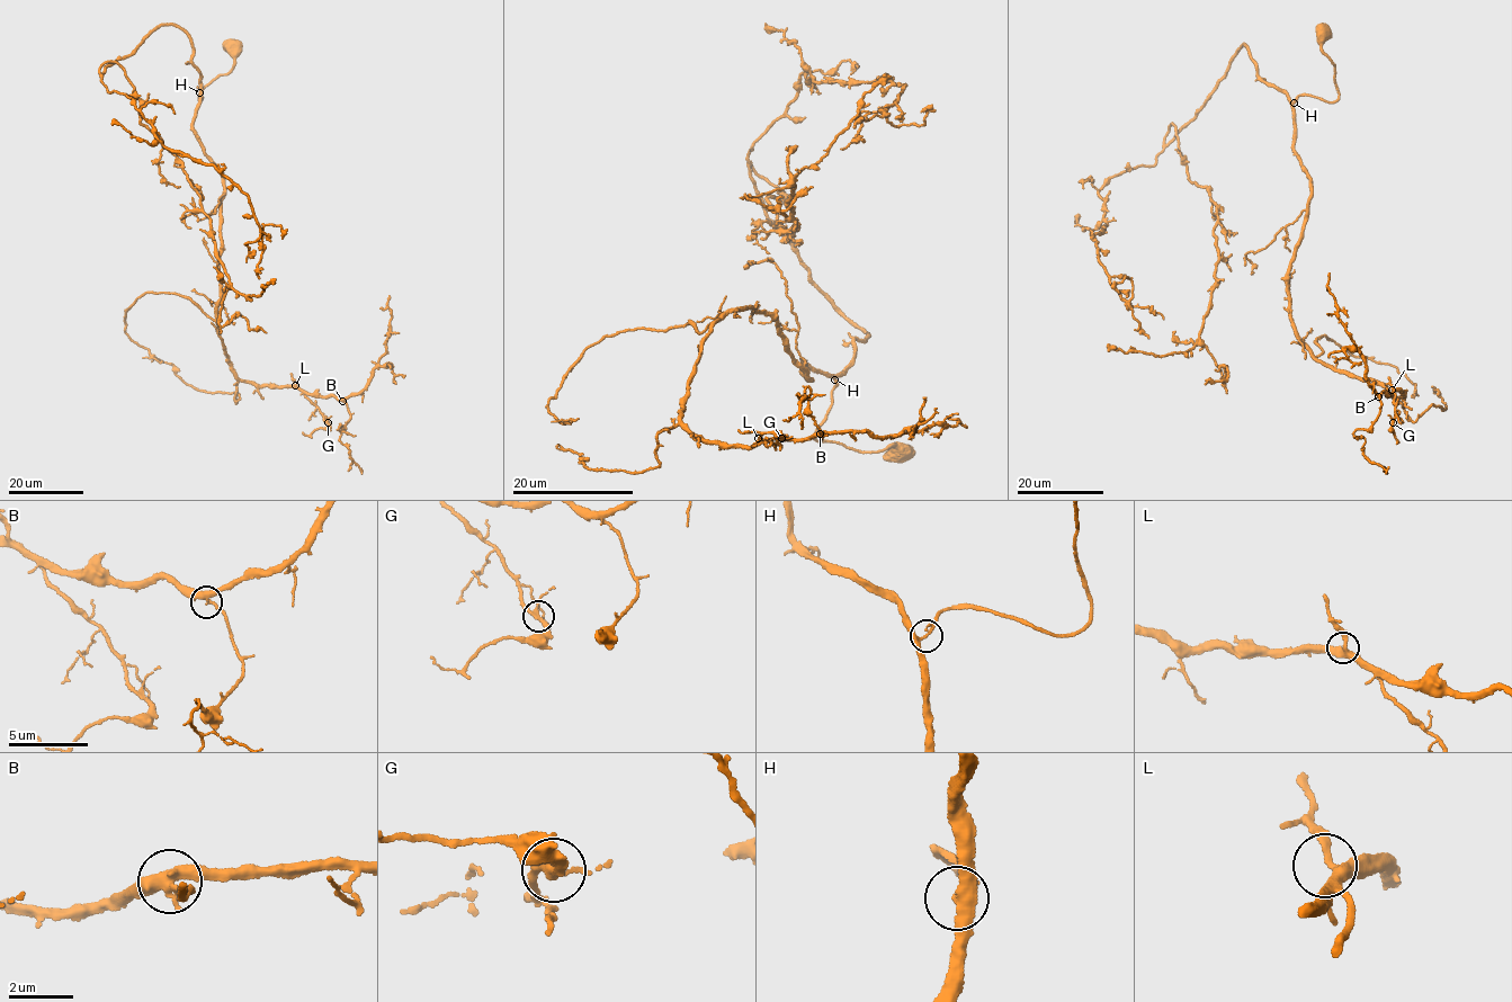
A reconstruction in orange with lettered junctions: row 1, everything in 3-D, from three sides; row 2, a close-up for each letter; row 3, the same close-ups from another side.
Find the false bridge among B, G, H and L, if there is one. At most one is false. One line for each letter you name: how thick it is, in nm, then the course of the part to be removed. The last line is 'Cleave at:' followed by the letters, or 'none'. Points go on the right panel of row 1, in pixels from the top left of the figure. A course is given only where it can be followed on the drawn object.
Cleave at: none

